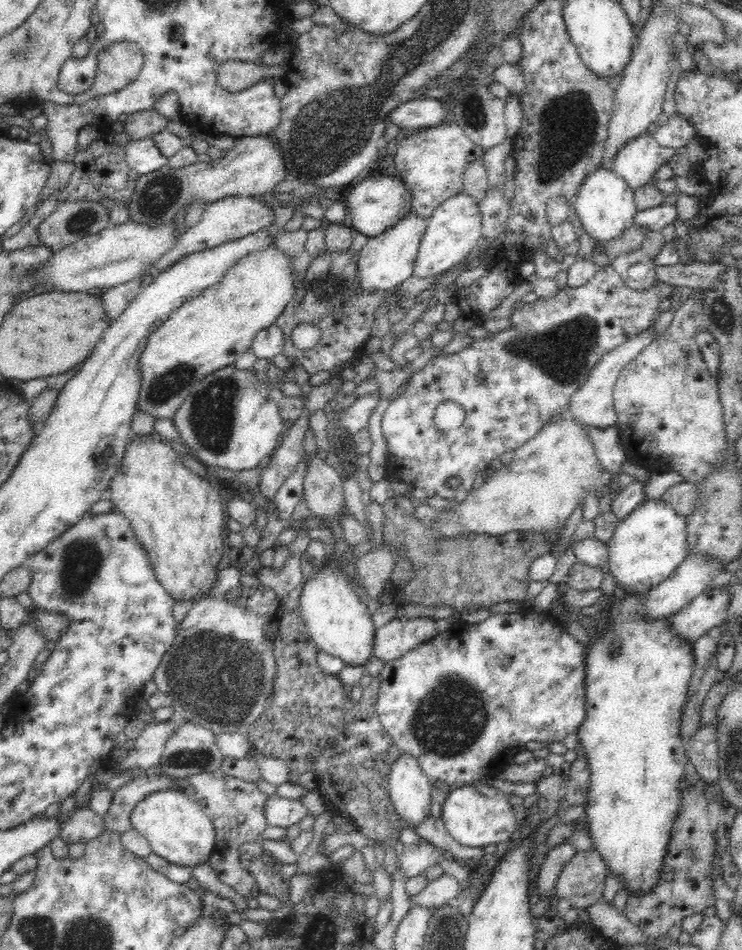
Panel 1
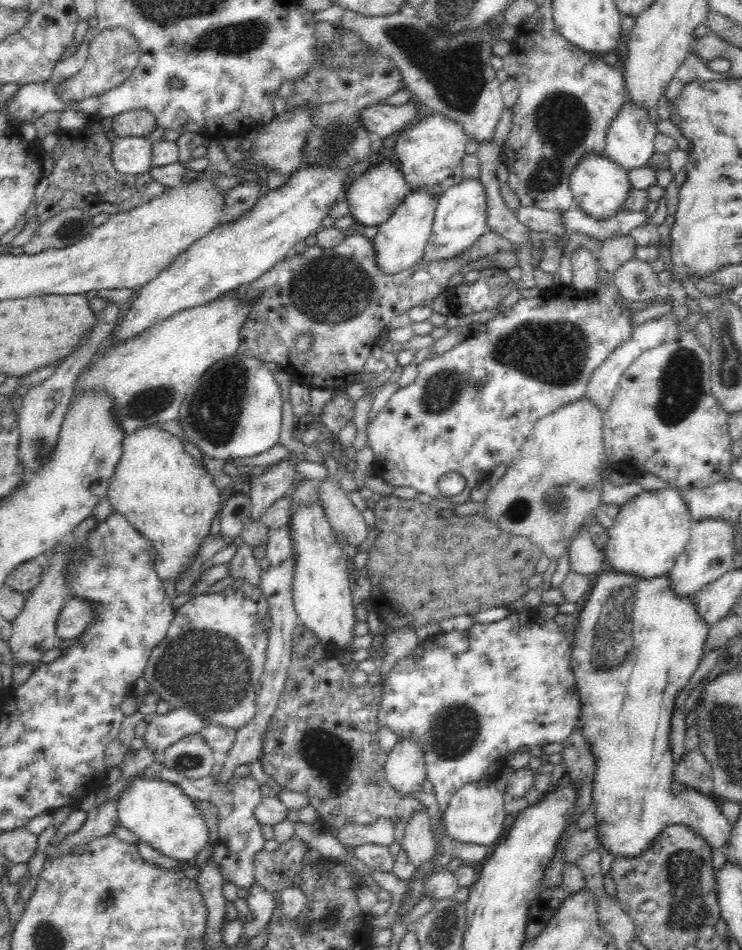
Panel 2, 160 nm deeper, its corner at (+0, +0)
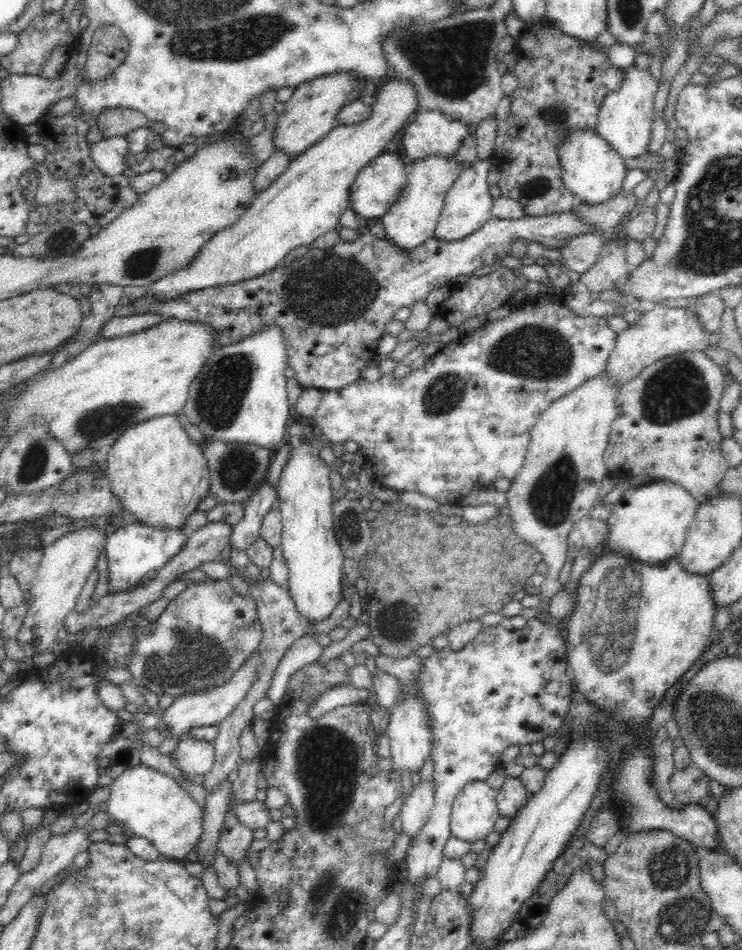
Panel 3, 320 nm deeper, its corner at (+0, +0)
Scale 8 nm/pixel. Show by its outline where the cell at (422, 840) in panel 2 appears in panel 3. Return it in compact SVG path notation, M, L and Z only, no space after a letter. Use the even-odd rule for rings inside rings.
M432 777L431 780L421 780L418 784L413 785L412 791L404 799L398 815L402 818L403 830L410 838L416 838L416 832L430 818L435 803L434 797L435 788Z

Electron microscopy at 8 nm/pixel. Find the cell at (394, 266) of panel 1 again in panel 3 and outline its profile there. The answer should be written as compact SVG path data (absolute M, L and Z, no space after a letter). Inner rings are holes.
M432 154L412 163L408 167L407 182L400 197L388 212L378 219L386 230L385 238L400 249L410 251L434 236L448 190L454 186L454 182L463 172L463 165L458 163L456 158L442 154Z

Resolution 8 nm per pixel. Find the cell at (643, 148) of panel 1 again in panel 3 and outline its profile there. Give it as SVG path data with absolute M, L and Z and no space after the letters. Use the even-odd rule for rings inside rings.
M631 65L622 68L622 73L624 80L620 82L620 86L602 98L597 116L597 132L626 160L641 156L648 149L655 118L652 101L659 84L648 69L638 69Z

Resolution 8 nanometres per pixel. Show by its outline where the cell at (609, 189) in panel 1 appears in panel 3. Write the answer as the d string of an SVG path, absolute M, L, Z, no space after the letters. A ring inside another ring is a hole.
M565 130L557 147L561 167L561 181L577 201L598 204L621 192L627 167L622 156L608 145L595 130Z

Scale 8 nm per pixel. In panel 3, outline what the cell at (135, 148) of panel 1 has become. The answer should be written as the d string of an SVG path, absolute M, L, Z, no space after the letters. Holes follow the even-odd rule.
M125 136L103 138L90 144L91 158L100 171L109 178L129 173L125 167L125 158L129 156L129 143Z

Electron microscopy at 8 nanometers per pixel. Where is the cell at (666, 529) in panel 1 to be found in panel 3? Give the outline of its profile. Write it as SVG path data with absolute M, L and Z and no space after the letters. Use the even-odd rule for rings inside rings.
M654 479L642 486L626 489L607 517L610 551L648 564L661 564L682 550L688 527L698 503L676 482Z

